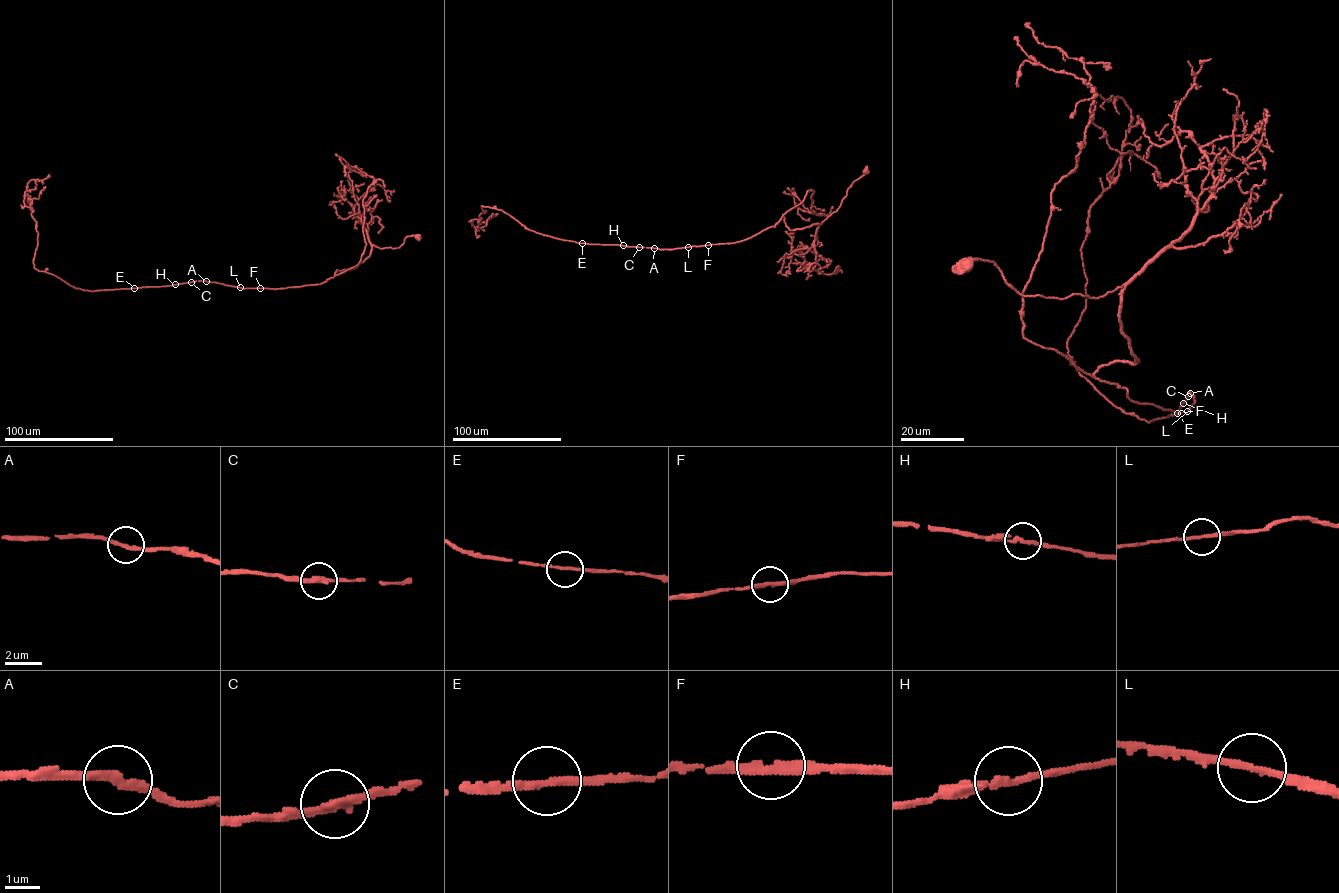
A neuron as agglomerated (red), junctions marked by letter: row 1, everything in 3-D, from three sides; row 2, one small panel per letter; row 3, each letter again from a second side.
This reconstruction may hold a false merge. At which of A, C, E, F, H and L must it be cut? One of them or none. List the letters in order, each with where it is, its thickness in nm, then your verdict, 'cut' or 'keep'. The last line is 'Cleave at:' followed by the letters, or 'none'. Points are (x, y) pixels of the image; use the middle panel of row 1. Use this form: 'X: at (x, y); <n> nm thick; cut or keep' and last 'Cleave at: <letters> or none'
A: at (654, 248); 200 nm thick; keep
C: at (639, 247); 240 nm thick; keep
E: at (582, 243); 180 nm thick; keep
F: at (708, 245); 240 nm thick; keep
H: at (623, 245); 200 nm thick; keep
L: at (688, 247); 190 nm thick; keep
Cleave at: none

